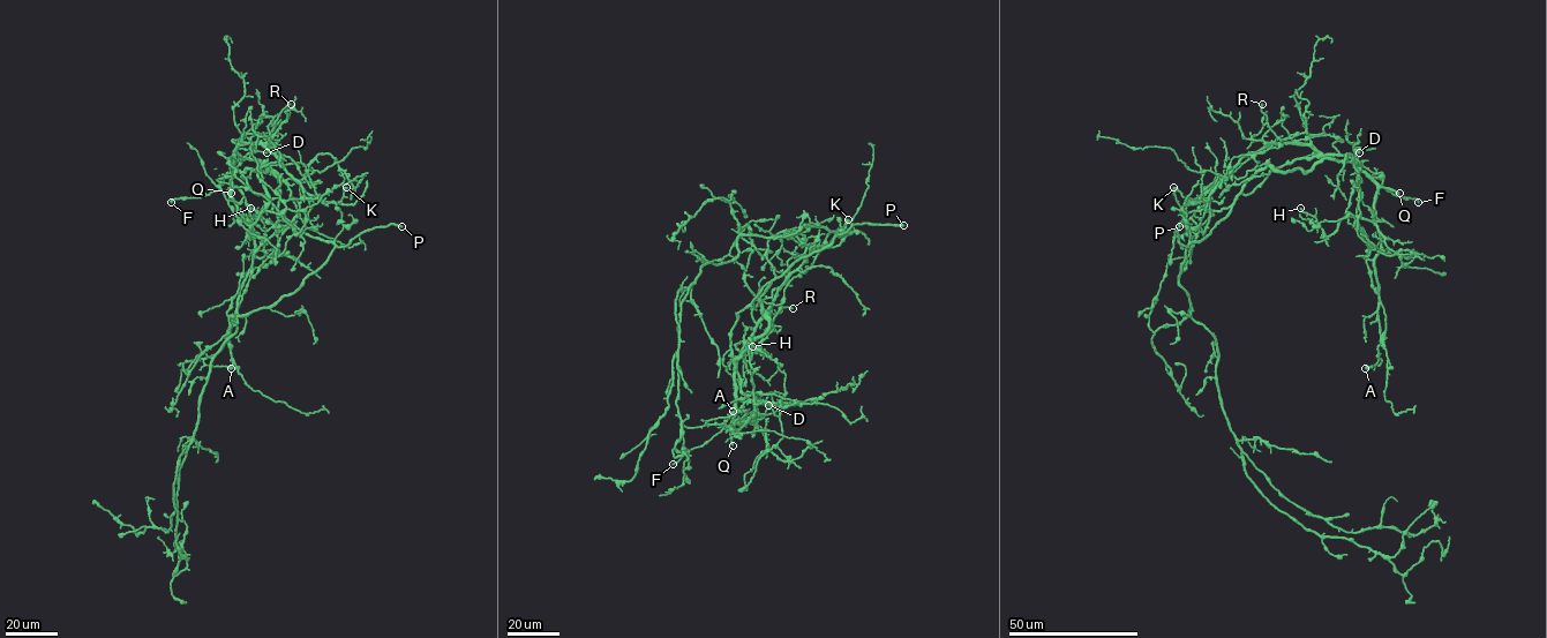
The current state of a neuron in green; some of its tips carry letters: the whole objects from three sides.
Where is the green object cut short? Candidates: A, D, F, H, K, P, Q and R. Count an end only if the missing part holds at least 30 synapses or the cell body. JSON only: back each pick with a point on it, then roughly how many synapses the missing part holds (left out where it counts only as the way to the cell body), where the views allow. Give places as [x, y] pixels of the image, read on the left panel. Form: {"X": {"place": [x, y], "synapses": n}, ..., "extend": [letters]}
{"P": {"place": [402, 226], "synapses": 500}, "Q": {"place": [231, 193]}, "extend": ["P", "Q"]}

